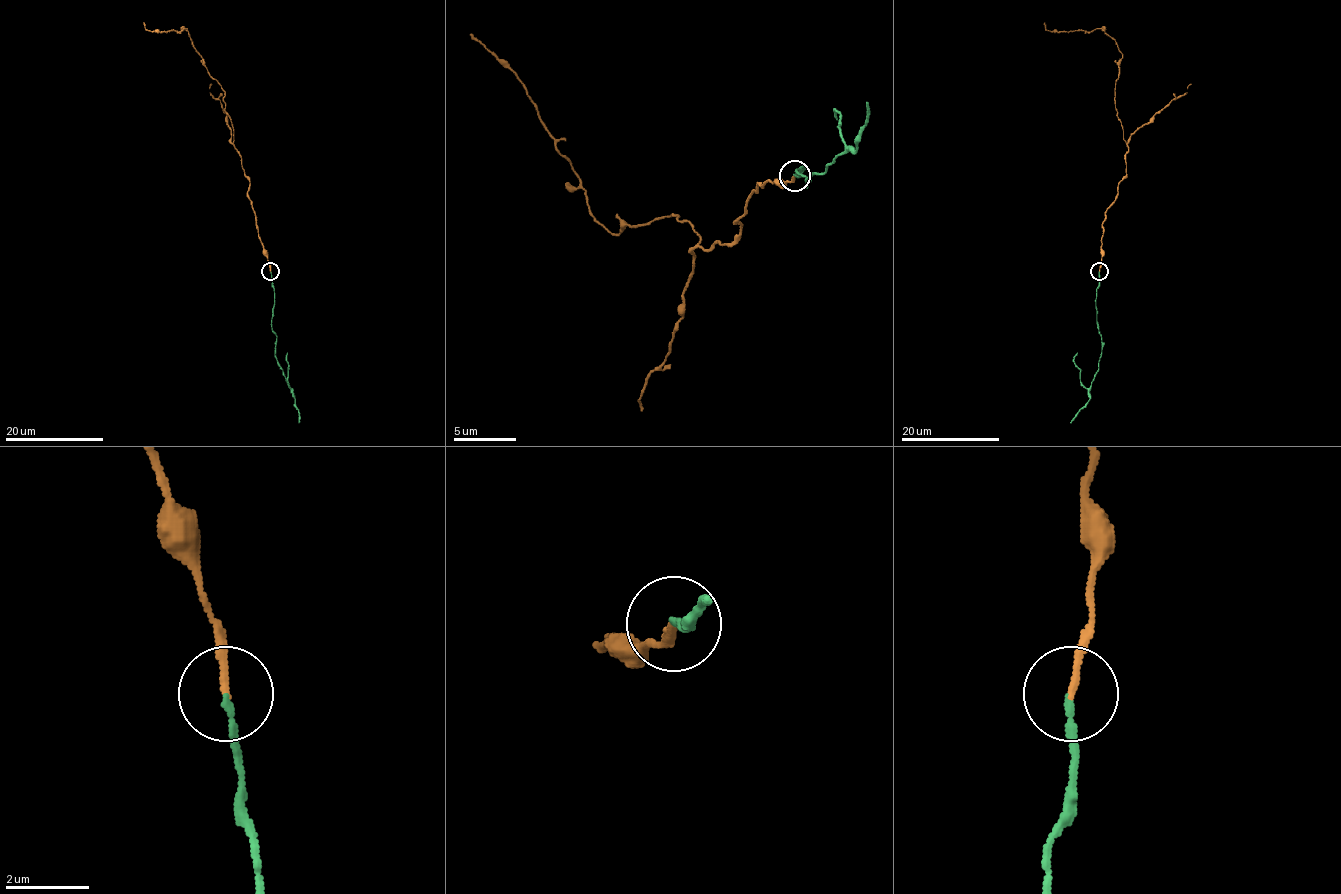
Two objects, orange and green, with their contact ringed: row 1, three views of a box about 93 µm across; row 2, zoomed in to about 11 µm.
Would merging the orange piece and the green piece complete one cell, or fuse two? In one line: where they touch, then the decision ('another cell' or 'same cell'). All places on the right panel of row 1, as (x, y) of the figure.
(1099, 271) | same cell

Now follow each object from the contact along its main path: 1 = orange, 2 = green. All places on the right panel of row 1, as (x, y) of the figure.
1: (1099, 271), (1105, 212), (1126, 175), (1128, 148), (1115, 90), (1122, 54), (1100, 29), (1050, 31), (1043, 23)
2: (1099, 271), (1095, 308), (1101, 356), (1089, 388), (1080, 380), (1080, 369), (1074, 362), (1077, 352)

